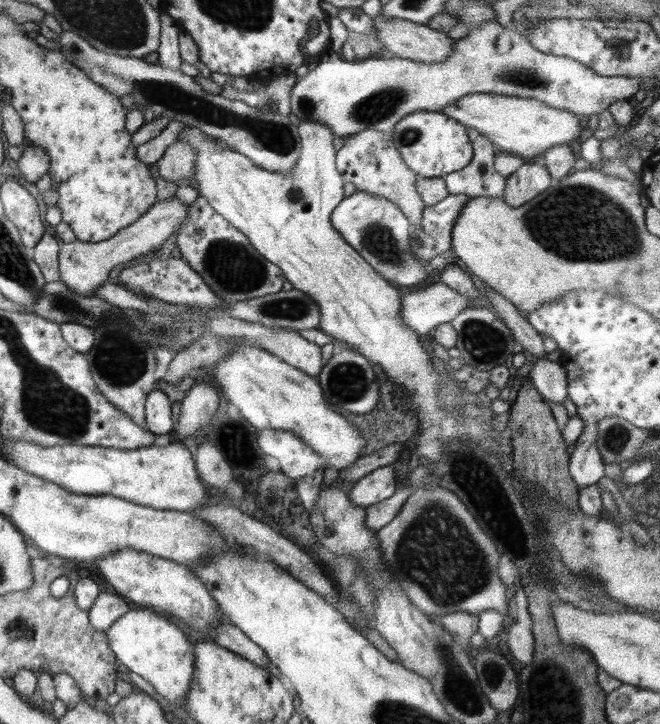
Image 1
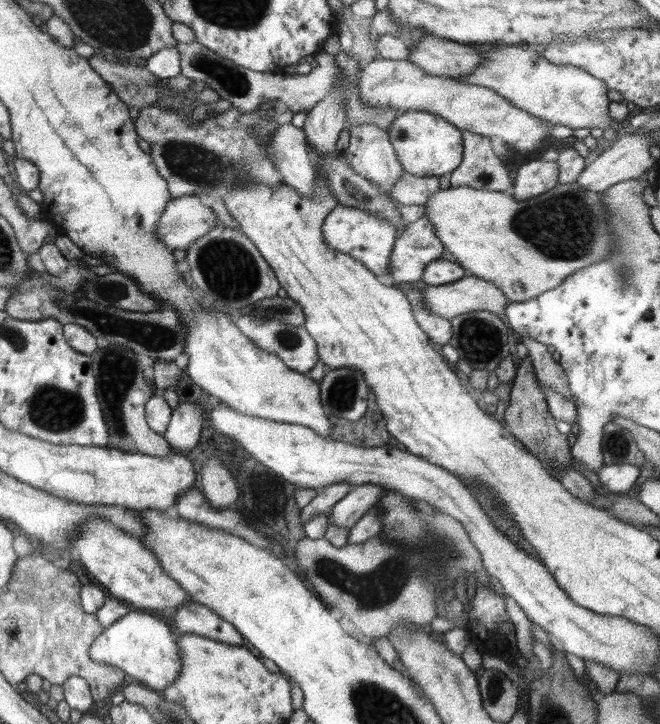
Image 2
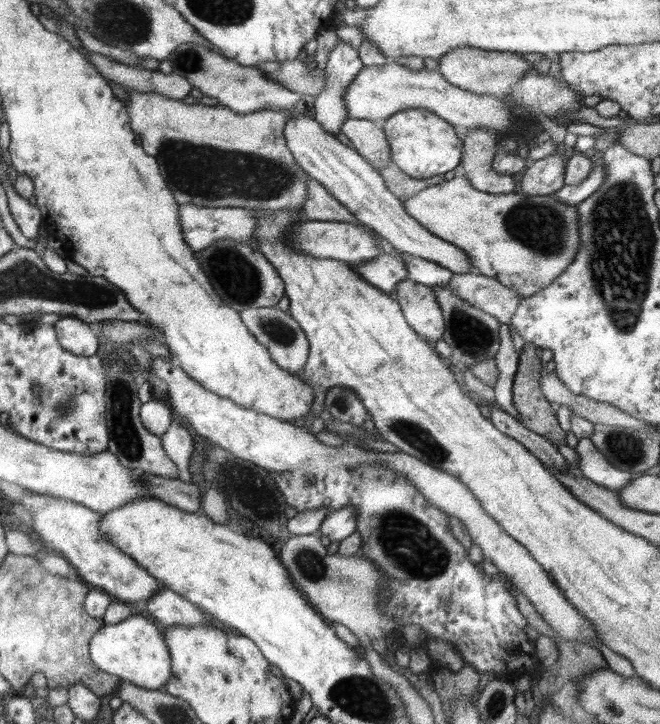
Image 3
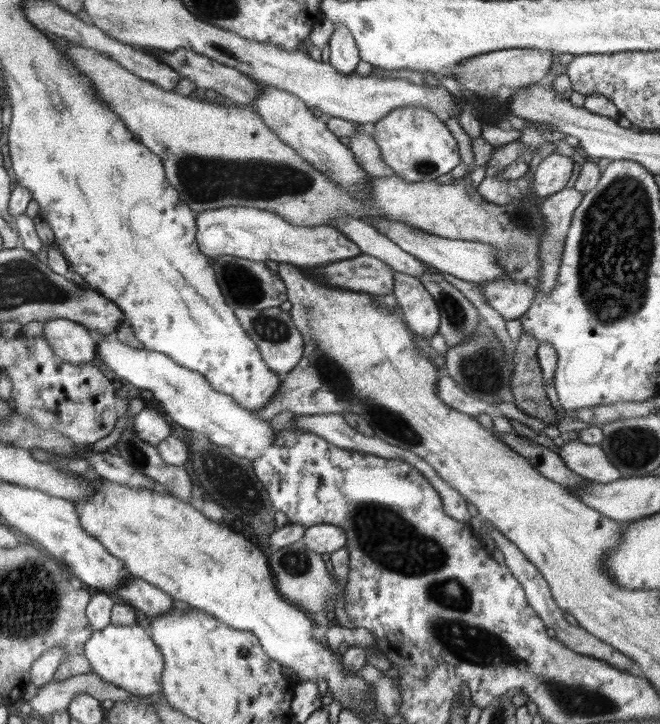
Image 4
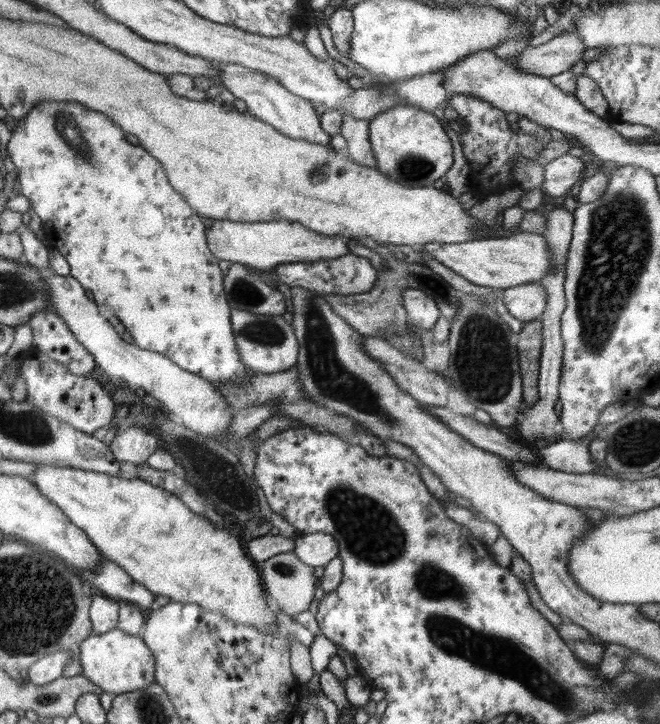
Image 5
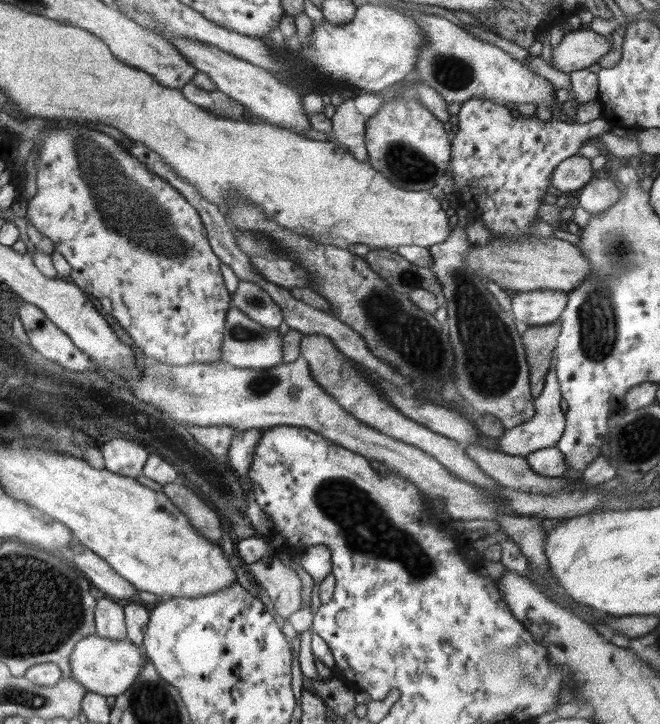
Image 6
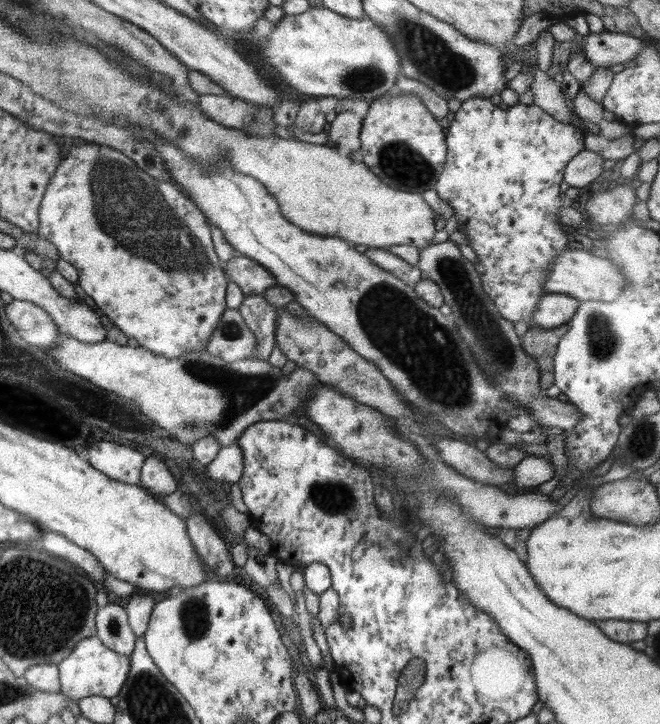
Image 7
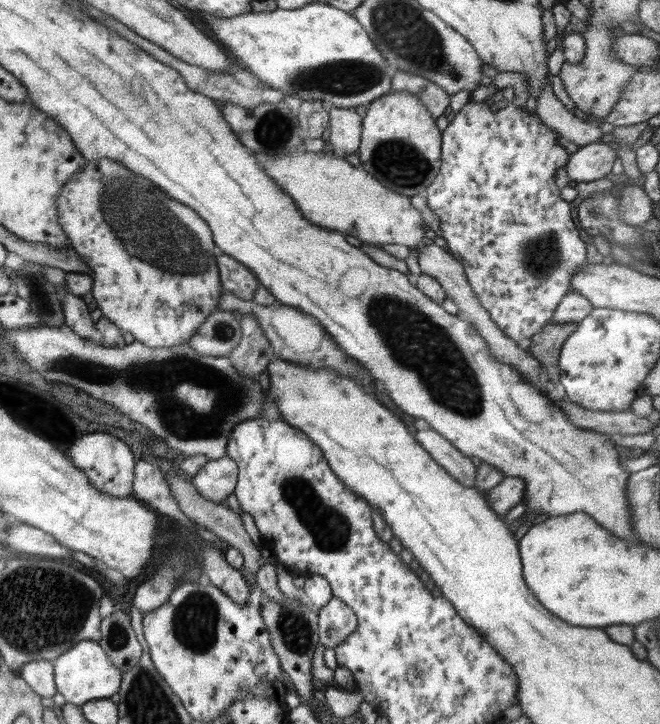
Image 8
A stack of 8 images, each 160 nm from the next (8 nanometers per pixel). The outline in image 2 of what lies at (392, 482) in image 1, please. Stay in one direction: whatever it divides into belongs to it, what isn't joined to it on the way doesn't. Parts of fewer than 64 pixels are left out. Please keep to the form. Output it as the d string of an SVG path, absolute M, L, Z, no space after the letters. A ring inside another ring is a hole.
M368 482L353 486L350 492L327 513L329 524L351 529L366 512L378 504L380 497L386 491L389 489L379 483Z

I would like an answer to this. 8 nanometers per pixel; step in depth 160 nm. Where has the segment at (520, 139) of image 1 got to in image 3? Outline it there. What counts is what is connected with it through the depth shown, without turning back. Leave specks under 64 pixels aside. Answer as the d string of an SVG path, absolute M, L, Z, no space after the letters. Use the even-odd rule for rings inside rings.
M388 59L384 66L365 66L346 87L344 93L349 118L378 120L390 118L408 109L430 109L459 131L486 129L490 133L506 132L512 125L511 103L493 94L474 94L450 84L439 72L426 68L412 71L396 60Z

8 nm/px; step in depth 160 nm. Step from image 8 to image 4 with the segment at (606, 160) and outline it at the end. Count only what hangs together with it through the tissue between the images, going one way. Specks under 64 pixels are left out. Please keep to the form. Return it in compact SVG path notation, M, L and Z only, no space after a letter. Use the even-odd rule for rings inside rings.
M553 153L544 158L537 166L535 173L532 173L531 186L535 194L546 198L562 191L572 178L573 168L573 160L568 156Z

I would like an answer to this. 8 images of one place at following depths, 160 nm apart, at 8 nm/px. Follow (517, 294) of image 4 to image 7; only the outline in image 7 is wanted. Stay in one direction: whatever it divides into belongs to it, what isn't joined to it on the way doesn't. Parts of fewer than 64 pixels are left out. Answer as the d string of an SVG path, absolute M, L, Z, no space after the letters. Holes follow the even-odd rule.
M546 293L538 303L533 321L550 329L568 323L580 306L579 300L566 294Z

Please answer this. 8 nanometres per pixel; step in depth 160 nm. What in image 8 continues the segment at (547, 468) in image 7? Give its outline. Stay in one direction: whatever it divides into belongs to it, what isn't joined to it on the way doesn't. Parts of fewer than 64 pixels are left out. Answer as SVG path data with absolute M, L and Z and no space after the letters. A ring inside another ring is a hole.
M519 476L504 477L488 494L488 502L491 509L503 517L511 508L514 508L523 500L525 493L525 480Z

